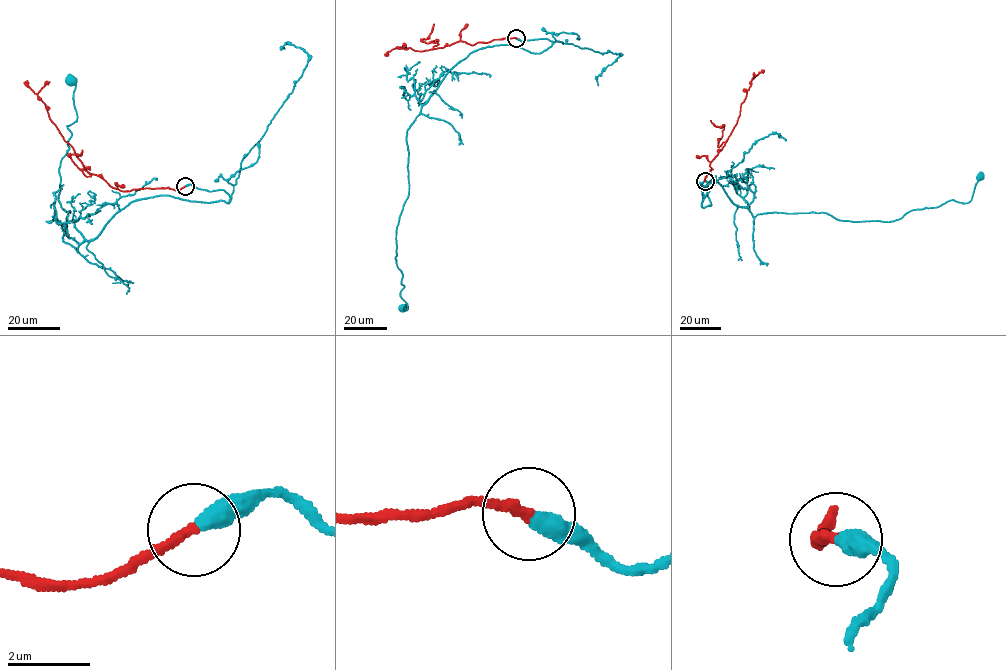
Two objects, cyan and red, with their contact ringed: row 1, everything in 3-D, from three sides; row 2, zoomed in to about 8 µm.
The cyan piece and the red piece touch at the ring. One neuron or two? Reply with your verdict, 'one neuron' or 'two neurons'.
one neuron

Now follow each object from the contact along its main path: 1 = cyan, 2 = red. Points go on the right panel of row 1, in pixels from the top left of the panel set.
1: (705, 181), (703, 208), (713, 178), (753, 216), (885, 222), (968, 203), (978, 175)
2: (705, 181), (712, 169), (711, 161), (736, 124), (751, 81), (764, 71)

